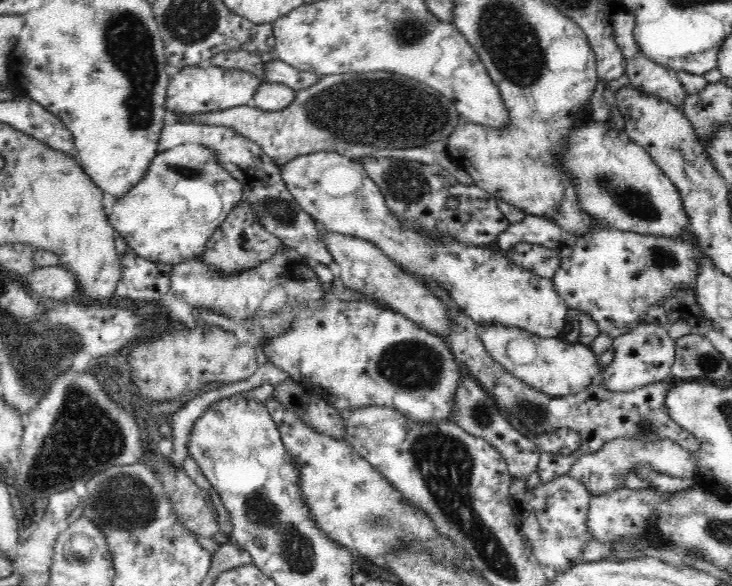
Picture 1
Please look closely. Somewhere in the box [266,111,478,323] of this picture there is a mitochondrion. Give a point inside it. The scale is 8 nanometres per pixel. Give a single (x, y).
(409, 183)

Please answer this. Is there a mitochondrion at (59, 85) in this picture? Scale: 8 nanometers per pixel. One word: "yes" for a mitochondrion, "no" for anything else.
no

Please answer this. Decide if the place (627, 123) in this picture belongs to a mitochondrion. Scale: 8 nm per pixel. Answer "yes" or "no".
no

